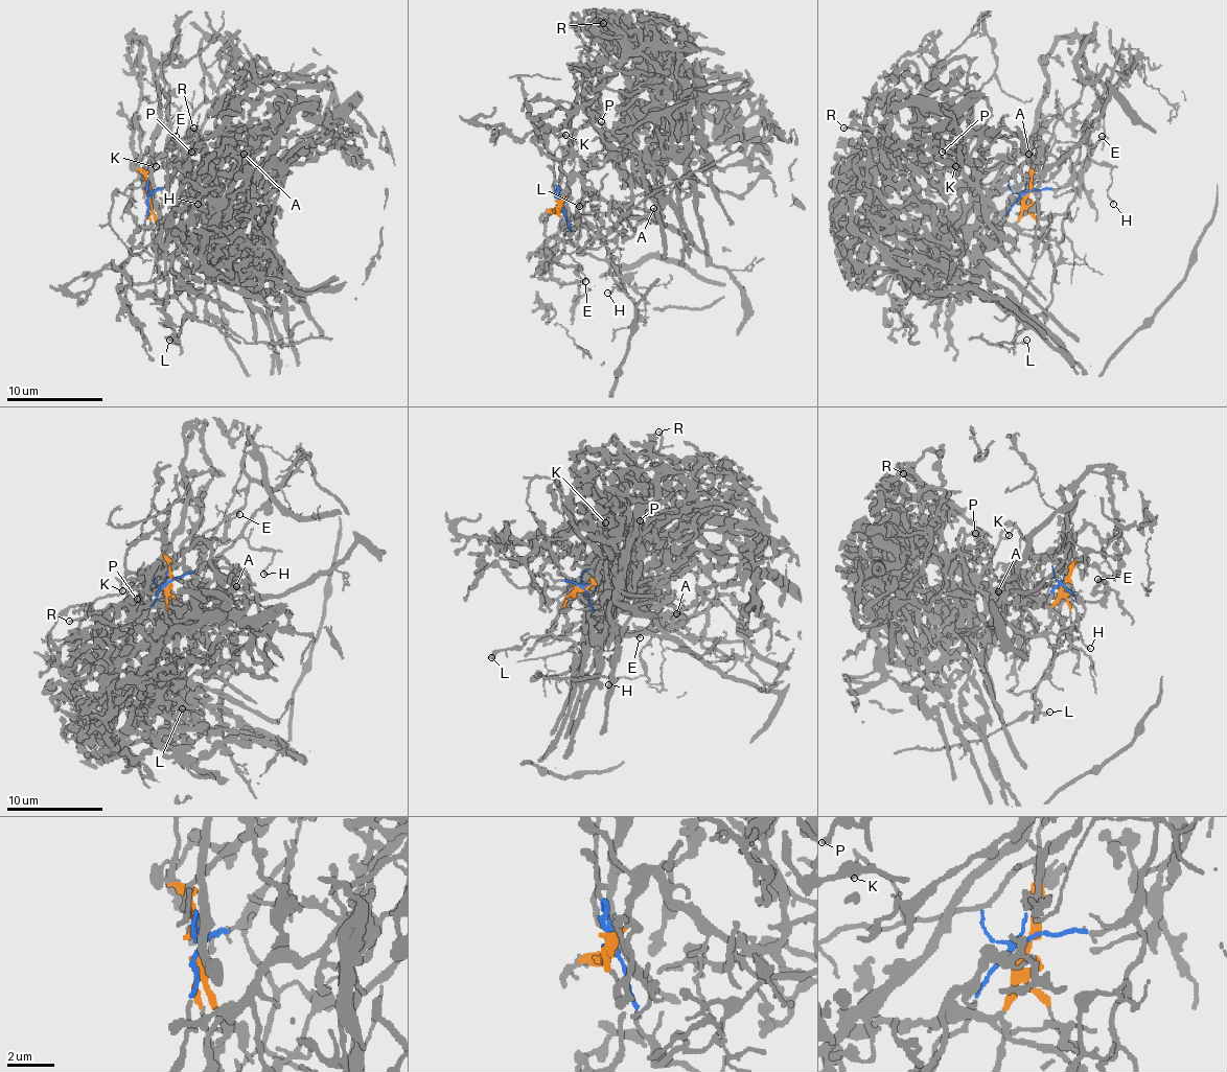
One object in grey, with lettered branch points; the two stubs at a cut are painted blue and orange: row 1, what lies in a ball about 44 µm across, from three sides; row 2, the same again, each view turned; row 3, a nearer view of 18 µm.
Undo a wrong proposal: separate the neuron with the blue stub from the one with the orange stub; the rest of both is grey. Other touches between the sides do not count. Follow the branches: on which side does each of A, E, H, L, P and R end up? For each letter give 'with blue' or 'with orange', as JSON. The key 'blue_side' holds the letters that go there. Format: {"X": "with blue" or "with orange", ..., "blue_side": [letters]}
{"A": "with orange", "E": "with orange", "H": "with blue", "L": "with orange", "P": "with orange", "R": "with orange", "blue_side": ["H"]}

